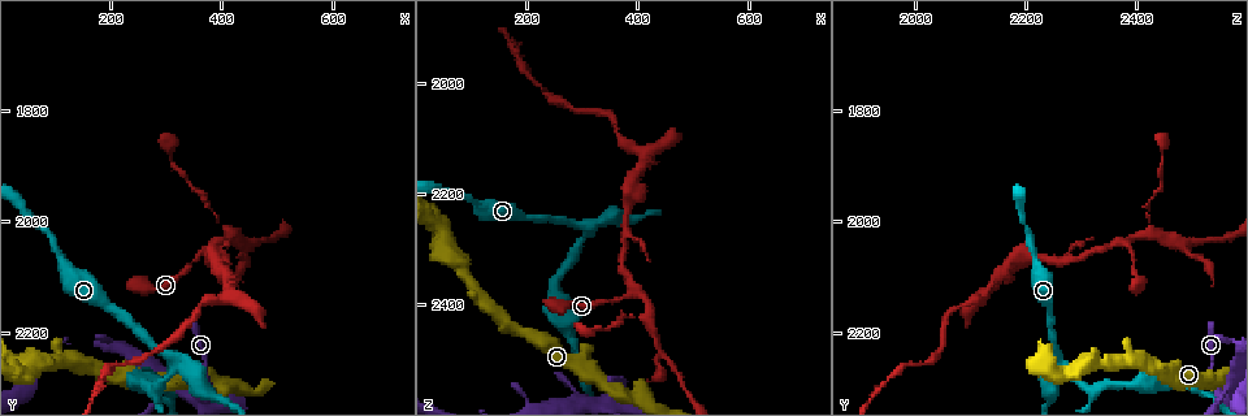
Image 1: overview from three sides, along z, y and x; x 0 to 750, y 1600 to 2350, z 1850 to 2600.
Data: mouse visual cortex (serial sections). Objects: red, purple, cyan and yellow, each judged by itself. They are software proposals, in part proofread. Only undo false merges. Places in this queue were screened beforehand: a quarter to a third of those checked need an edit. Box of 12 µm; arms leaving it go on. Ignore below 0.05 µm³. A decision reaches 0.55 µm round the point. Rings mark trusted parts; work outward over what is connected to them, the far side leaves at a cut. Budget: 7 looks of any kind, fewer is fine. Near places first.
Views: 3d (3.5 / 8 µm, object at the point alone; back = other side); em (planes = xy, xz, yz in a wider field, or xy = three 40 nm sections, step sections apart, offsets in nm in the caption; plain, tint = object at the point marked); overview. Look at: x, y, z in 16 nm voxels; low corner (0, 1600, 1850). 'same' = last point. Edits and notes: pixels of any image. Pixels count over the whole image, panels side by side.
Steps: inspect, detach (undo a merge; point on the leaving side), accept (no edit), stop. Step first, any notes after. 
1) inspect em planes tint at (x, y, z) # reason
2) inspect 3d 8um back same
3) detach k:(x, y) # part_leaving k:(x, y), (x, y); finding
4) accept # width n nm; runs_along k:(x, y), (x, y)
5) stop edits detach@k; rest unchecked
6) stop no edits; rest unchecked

inspect 3d 3.5um at (50, 2285, 2260) # sharp bend

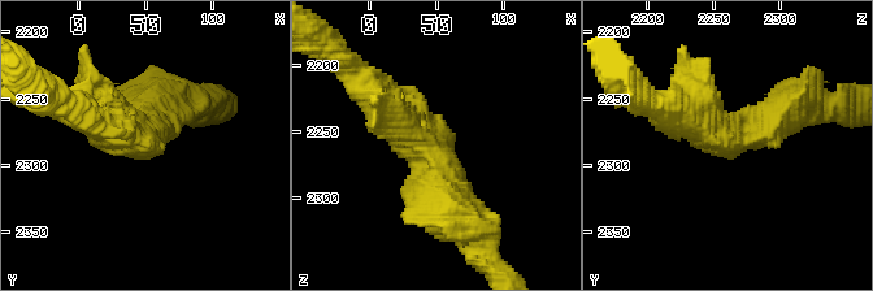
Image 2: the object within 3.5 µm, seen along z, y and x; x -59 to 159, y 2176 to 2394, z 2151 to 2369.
inspect em xy step 2 tint at (48, 2280, 2268) # now the EM

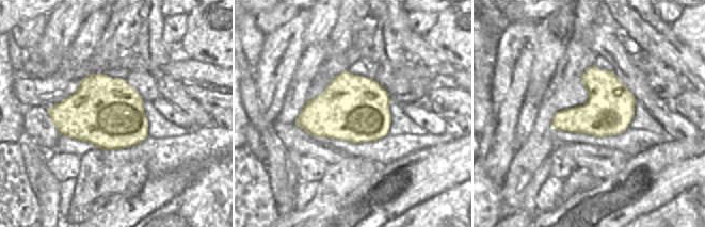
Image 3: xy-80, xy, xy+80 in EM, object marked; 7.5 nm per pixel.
accept # runs_along 2:(459, 220), (443, 160), (383, 104); one cell here

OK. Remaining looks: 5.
inspect 3d 3.5um at (315, 2250, 2260) # branch point

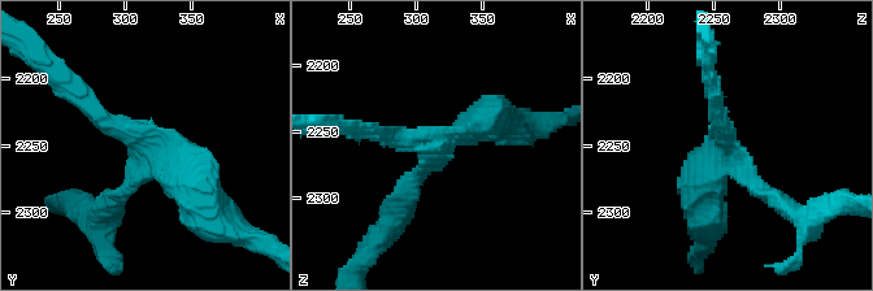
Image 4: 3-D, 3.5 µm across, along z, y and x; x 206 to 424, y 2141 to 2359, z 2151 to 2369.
inspect em planes tint at (314, 2254, 2262)

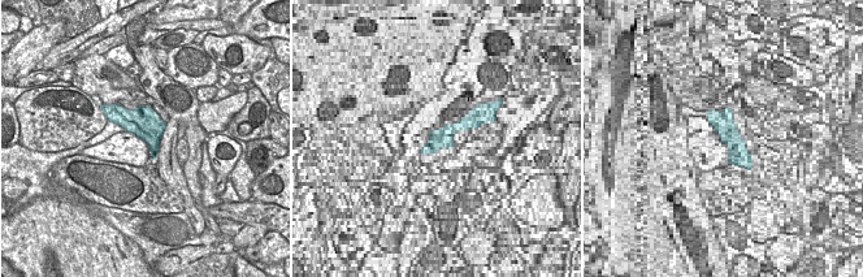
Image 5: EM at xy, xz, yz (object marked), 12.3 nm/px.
detach 4:(405, 211) # part_leaving 4:(422, 170), (363, 256); two cells meet here

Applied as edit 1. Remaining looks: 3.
inspect overview # see it whole again

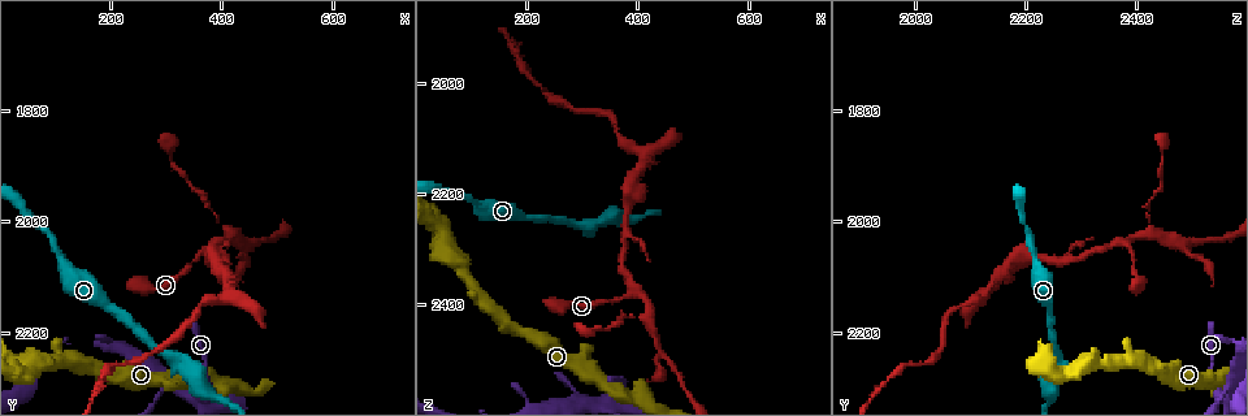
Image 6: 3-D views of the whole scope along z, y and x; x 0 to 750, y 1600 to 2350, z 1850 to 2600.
inspect 3d 3.5um at (410, 2020, 2425) # abrupt turn

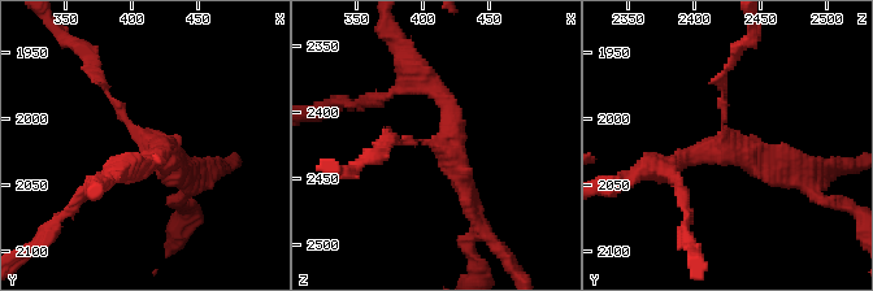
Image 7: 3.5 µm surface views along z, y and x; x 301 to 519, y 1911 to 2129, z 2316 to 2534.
inspect em planes tint at (414, 2024, 2424) # arms 3; arm_widths 100, 200, 250 nm

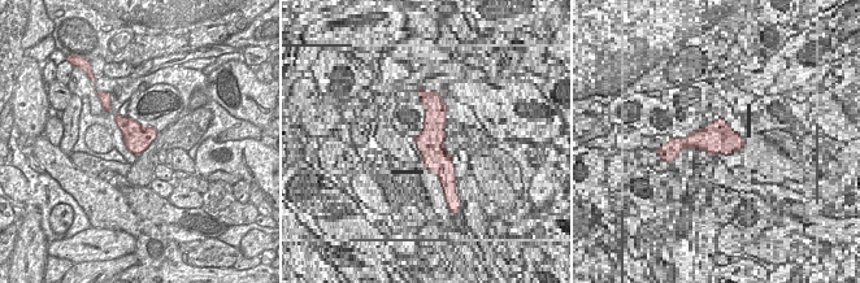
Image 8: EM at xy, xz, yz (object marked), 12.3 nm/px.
accept # runs_along 7:(412, 81), (451, 111), (476, 213); continuous, no second cell

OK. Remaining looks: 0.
stop edits detach@4; rest unchecked

